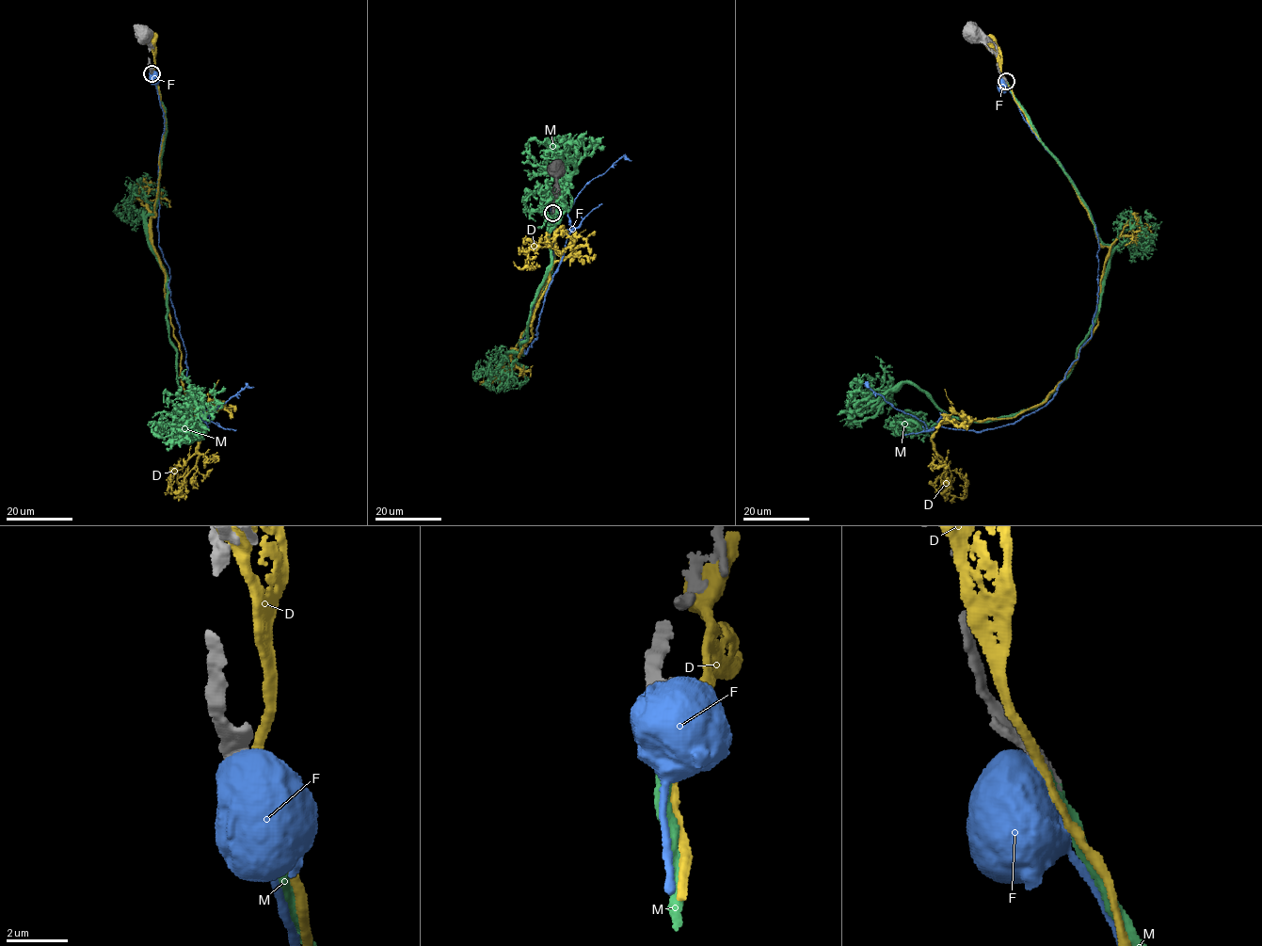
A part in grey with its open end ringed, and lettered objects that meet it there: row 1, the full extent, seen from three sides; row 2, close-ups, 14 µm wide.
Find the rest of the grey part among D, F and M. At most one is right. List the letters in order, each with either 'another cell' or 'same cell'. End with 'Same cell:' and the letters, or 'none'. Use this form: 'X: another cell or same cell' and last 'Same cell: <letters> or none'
D: another cell
F: another cell
M: same cell
Same cell: M

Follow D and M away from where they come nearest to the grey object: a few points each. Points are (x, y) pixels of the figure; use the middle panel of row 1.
D: (554, 212), (559, 204), (558, 190)
M: (552, 213), (551, 274), (507, 354), (522, 353), (562, 198), (562, 172), (540, 166), (527, 143)

